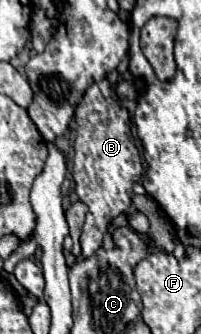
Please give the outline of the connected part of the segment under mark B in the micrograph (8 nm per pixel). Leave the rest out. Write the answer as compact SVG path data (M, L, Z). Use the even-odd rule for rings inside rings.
M101 80L87 88L81 102L75 108L75 160L73 160L73 180L75 192L81 202L87 204L89 214L81 232L81 254L75 262L83 262L93 256L103 242L103 234L107 232L113 216L119 216L131 206L133 184L141 180L143 164L137 146L131 136L129 112L121 108L113 96L107 80Z

